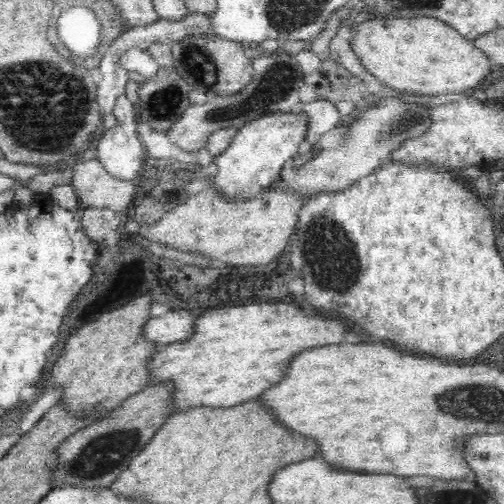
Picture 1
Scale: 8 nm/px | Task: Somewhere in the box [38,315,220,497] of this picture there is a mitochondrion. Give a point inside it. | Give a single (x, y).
(105, 453)

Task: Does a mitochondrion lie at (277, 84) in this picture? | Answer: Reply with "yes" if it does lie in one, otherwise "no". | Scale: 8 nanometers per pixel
yes

